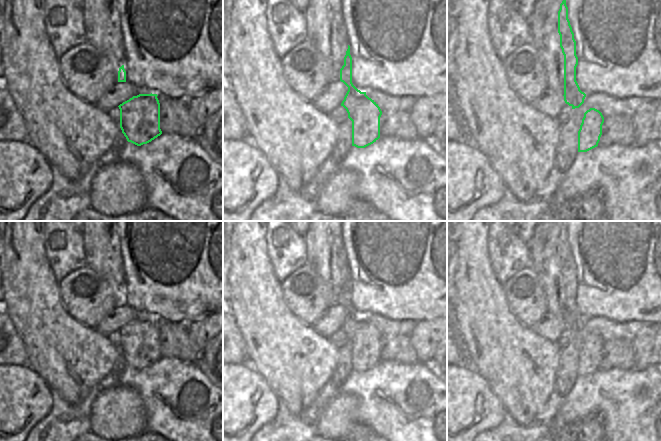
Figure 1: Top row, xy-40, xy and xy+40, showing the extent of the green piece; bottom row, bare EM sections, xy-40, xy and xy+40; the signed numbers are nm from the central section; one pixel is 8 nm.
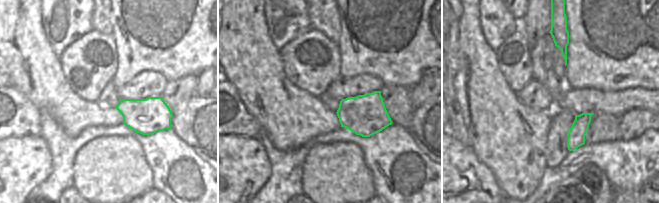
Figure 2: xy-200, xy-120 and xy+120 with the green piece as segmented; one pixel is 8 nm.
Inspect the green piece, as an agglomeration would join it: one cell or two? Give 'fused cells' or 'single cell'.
fused cells

